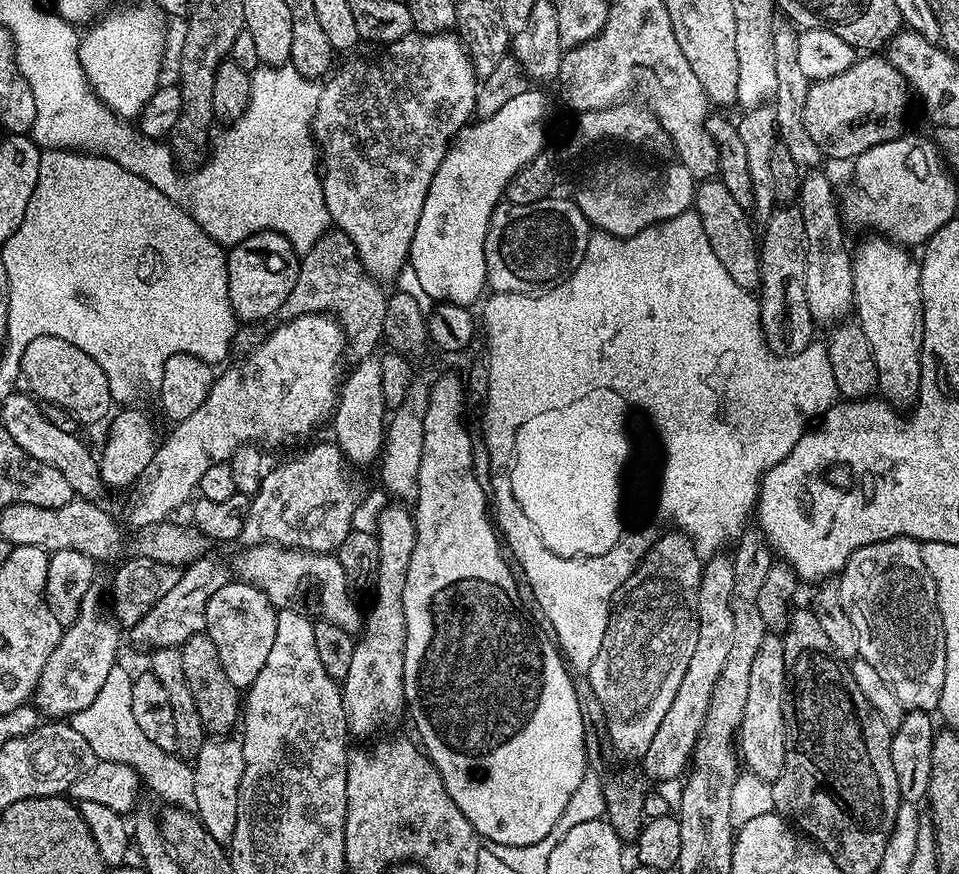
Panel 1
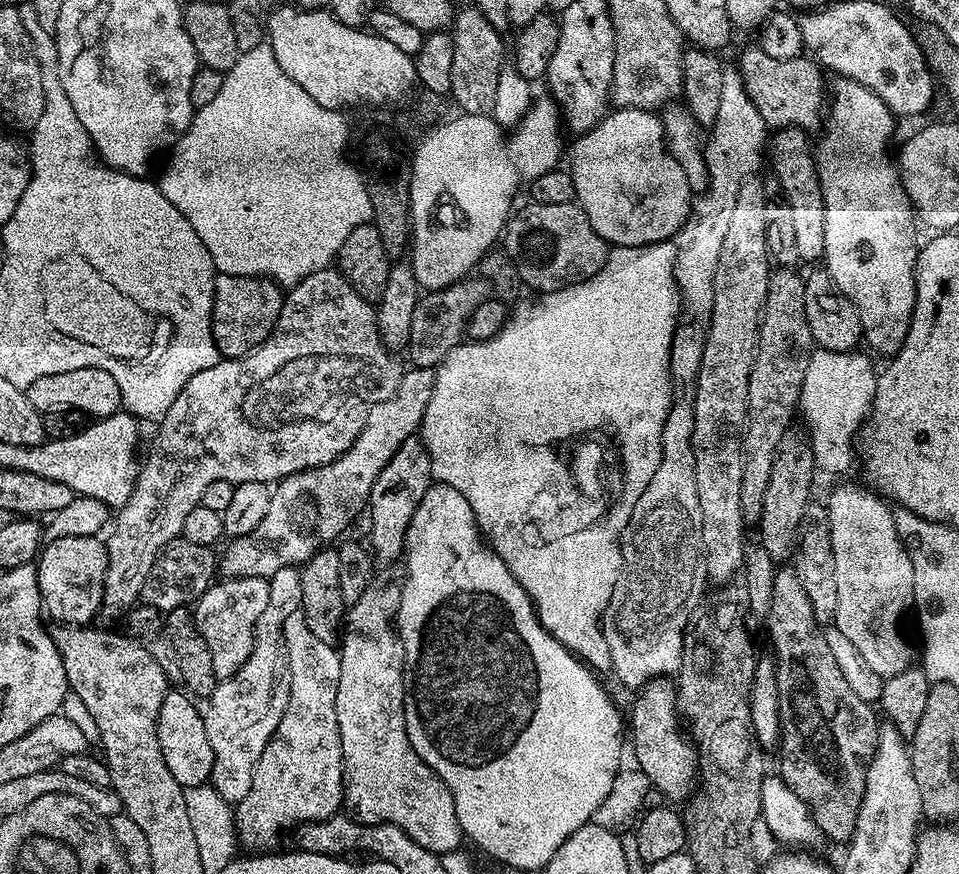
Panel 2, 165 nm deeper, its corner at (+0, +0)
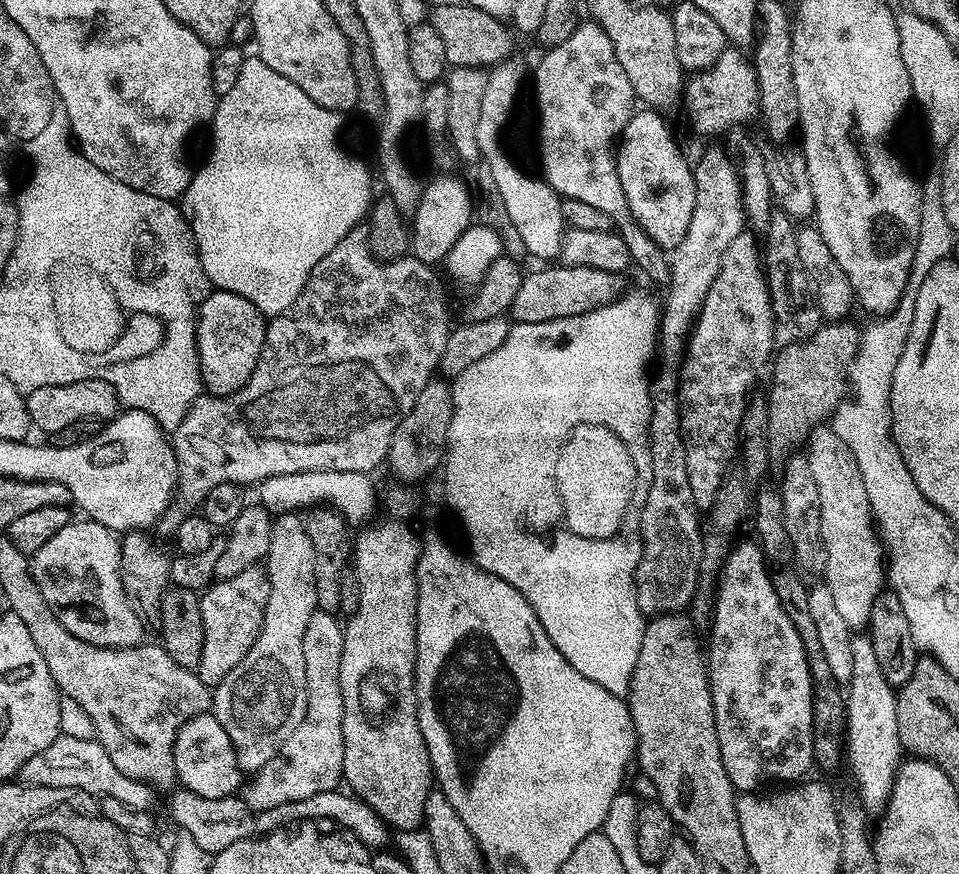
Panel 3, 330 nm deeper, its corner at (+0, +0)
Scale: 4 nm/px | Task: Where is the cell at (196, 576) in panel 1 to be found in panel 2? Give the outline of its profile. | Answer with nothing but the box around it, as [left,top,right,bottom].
[218,367,436,578]

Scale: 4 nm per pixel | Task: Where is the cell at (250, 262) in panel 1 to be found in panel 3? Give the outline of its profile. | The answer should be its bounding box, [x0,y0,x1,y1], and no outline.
[196,290,265,396]

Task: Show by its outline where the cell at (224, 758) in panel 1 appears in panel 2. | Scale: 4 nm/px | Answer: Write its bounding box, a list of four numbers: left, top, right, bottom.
[203,566,302,806]

